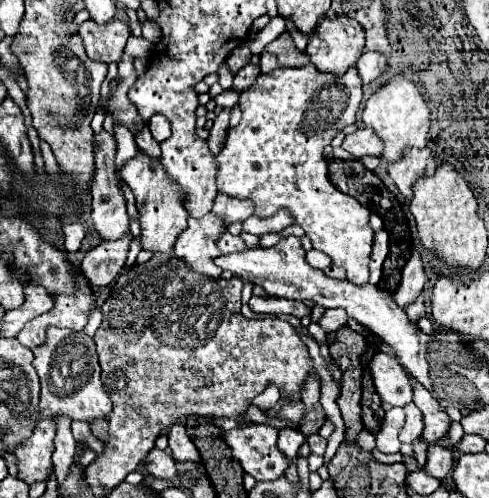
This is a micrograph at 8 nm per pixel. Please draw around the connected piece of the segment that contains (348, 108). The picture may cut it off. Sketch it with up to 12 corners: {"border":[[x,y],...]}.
{"border":[[357,68],[261,74],[217,154],[217,188],[291,210],[367,284],[369,210],[323,148],[361,104]]}

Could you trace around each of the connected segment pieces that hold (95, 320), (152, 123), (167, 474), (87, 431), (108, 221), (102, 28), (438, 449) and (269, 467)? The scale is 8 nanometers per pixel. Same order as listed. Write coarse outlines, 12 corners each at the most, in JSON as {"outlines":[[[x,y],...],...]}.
{"outlines":[[[93,306],[85,334],[93,336],[101,324],[101,310]],[[161,114],[149,120],[149,130],[157,142],[171,136],[169,120]],[[153,448],[145,458],[151,476],[173,480],[175,460]],[[73,422],[73,436],[103,452],[101,440],[93,436],[87,422]],[[93,136],[91,218],[103,240],[129,232],[115,136]],[[119,20],[81,24],[87,54],[121,60],[131,28]],[[429,446],[425,472],[443,480],[453,470],[453,448]],[[269,424],[223,432],[255,480],[285,476],[291,460]]]}

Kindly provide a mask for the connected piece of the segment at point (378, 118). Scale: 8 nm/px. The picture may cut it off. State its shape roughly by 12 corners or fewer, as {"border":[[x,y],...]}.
{"border":[[403,74],[363,110],[387,162],[405,146],[425,148],[429,106]]}

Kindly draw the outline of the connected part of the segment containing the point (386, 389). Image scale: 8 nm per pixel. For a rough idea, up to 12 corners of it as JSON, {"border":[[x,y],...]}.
{"border":[[379,352],[371,374],[383,402],[413,402],[409,374],[393,356]]}

